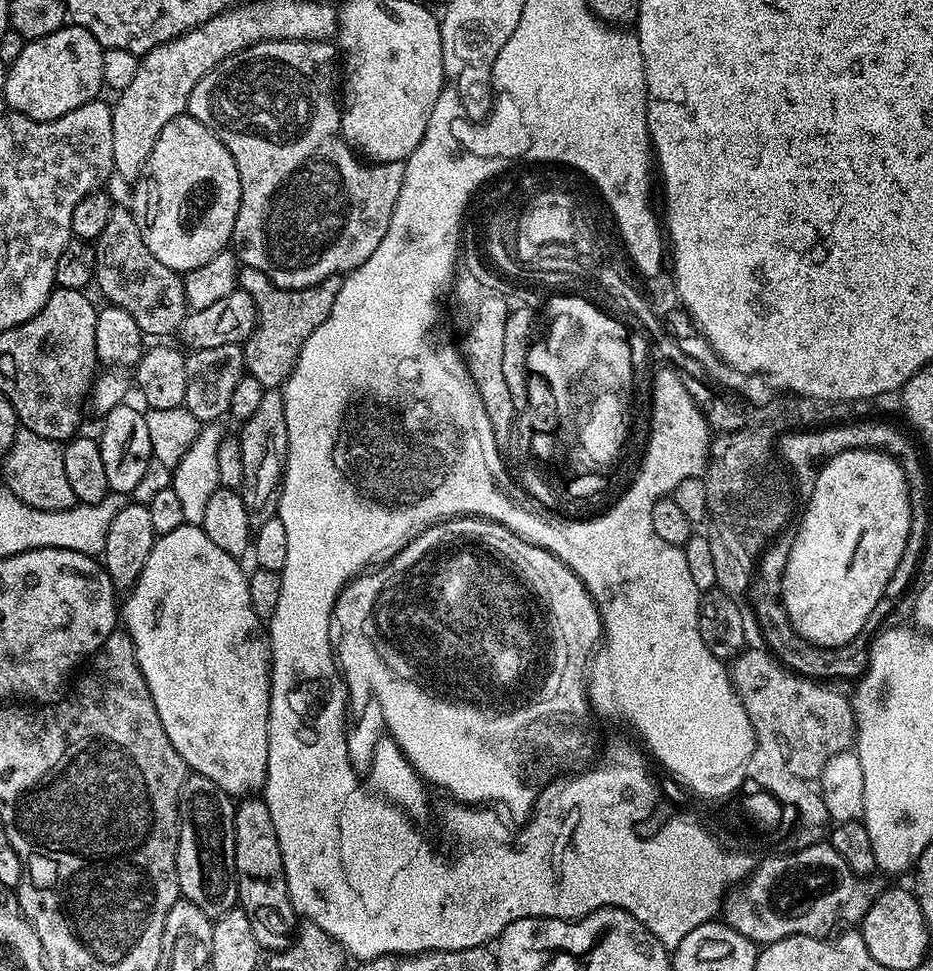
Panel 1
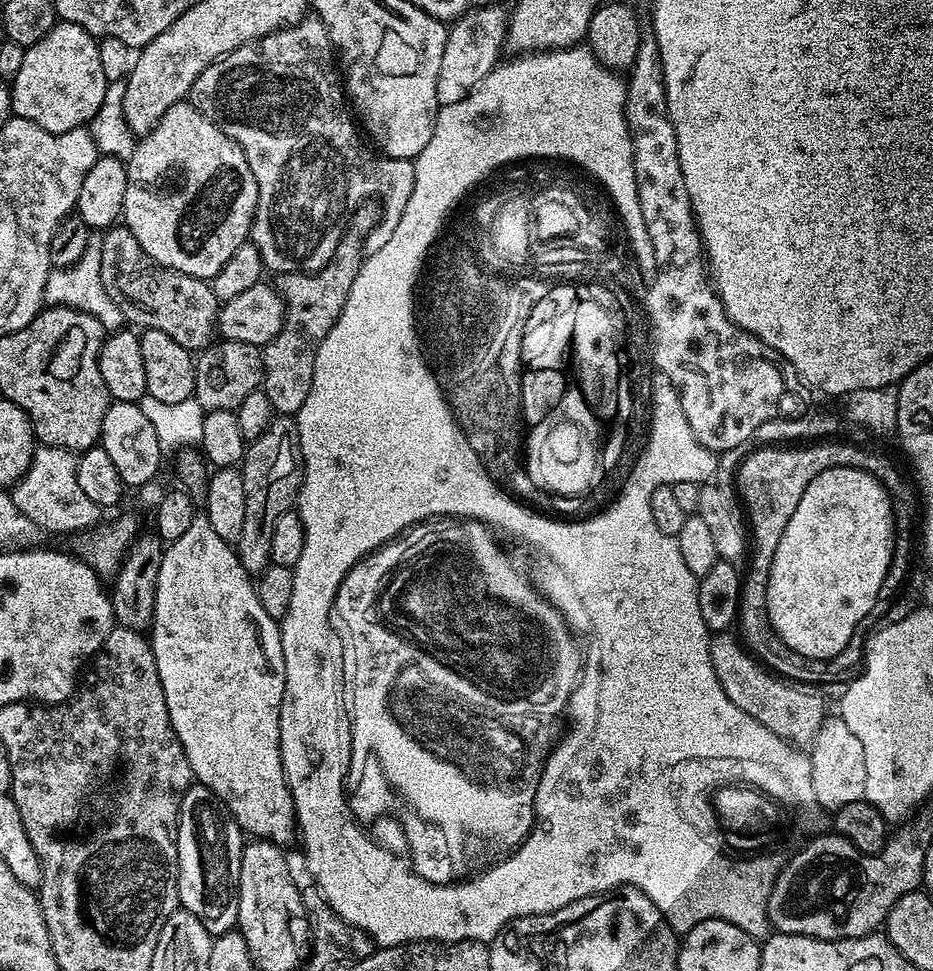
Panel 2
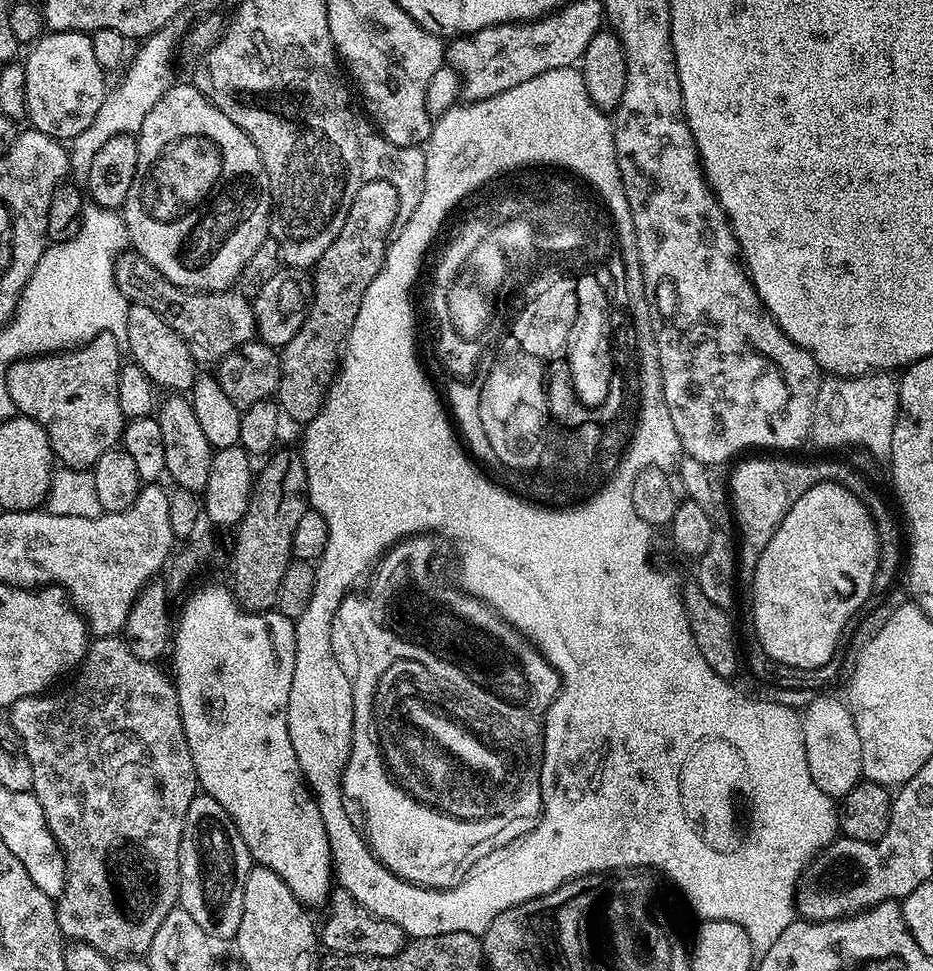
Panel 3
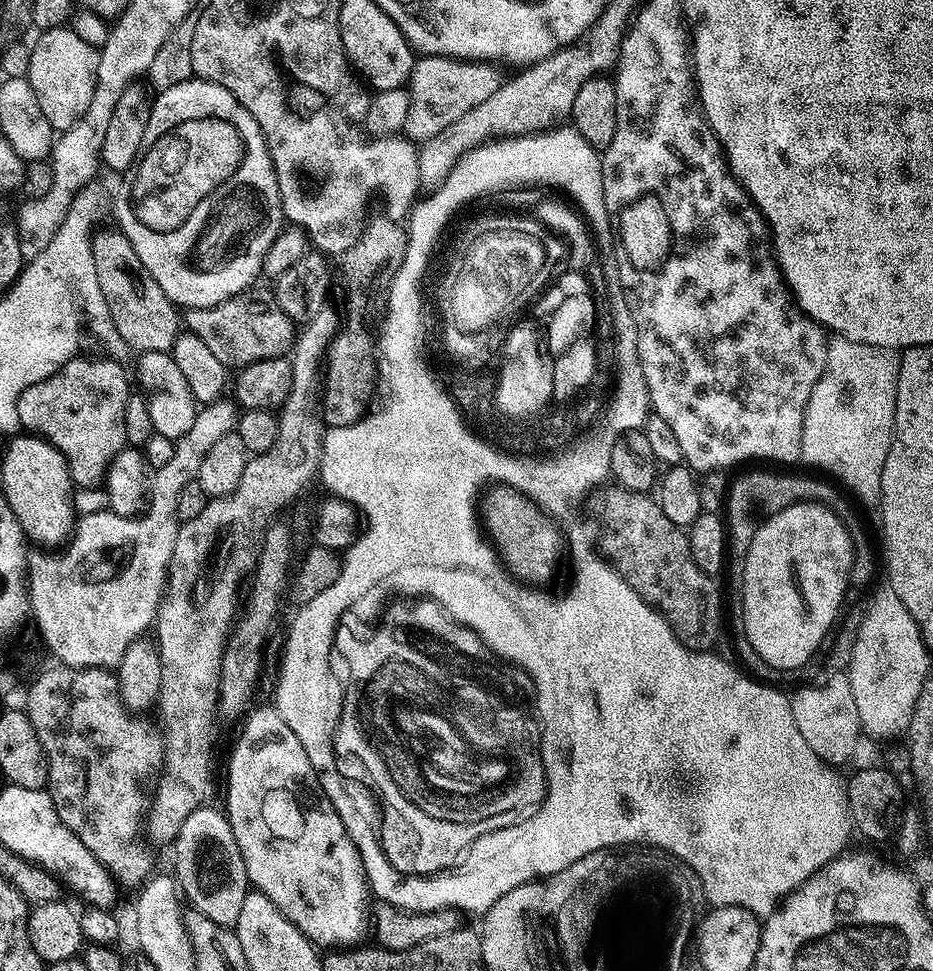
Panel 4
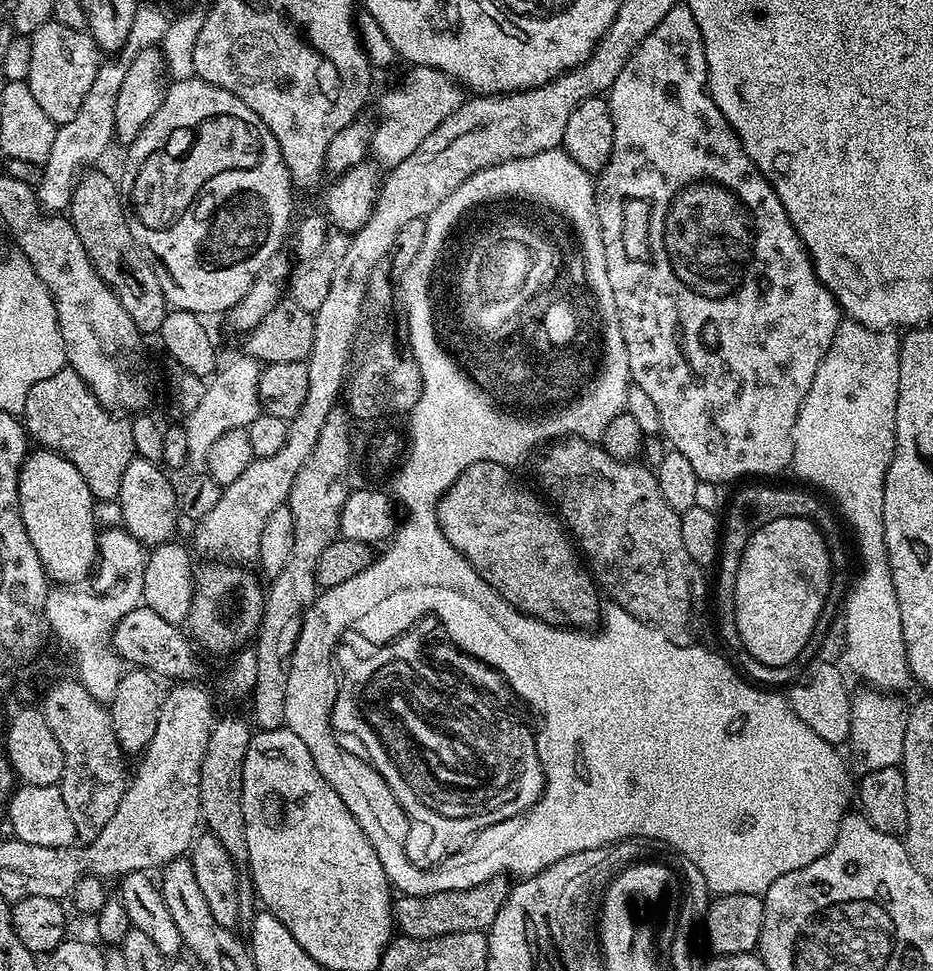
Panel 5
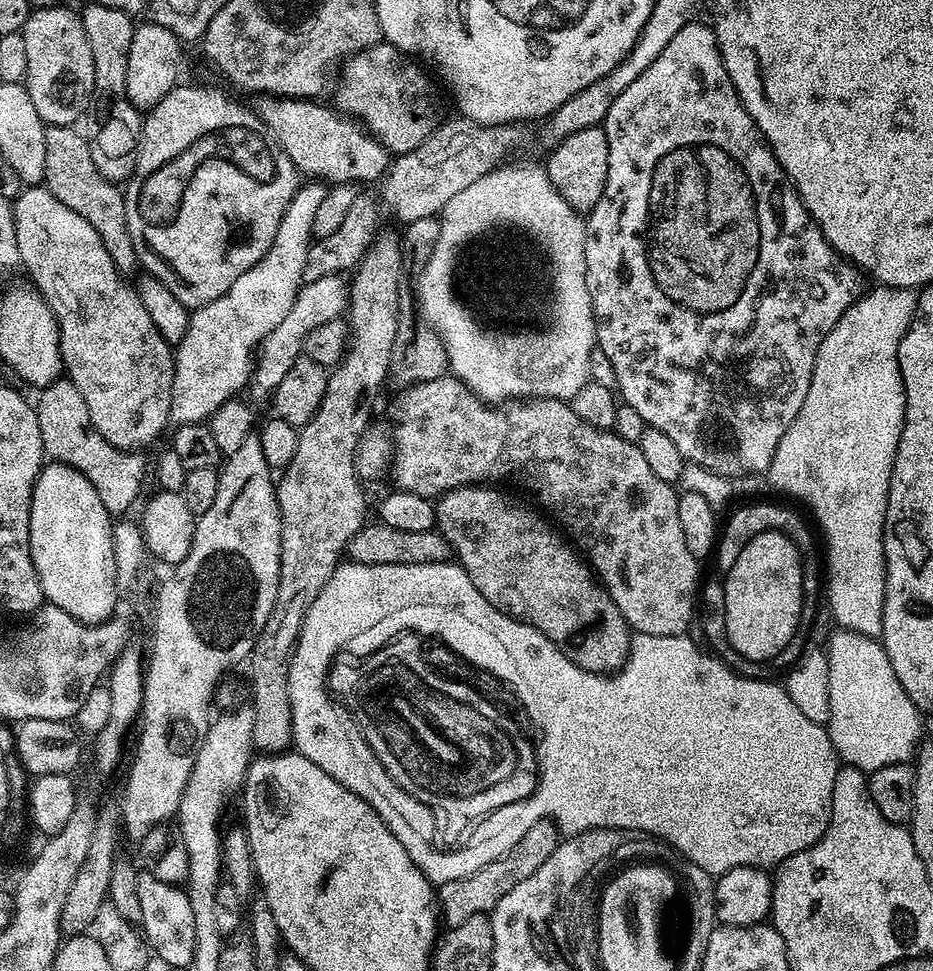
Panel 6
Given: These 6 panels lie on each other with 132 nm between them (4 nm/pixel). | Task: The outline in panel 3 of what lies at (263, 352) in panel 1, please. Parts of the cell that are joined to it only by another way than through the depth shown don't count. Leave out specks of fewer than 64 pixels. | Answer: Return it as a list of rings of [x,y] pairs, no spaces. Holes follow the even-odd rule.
[[[366,180],[358,194],[354,194],[354,202],[350,202],[350,210],[346,214],[346,222],[342,222],[342,230],[338,230],[338,238],[326,246],[326,254],[322,254],[314,266],[316,277],[313,275],[310,280],[308,313],[302,322],[302,330],[298,330],[298,334],[294,334],[294,338],[290,338],[288,345],[280,352],[280,385],[276,388],[275,395],[283,415],[287,419],[289,416],[290,419],[297,420],[300,426],[307,426],[324,405],[328,387],[336,378],[342,345],[358,318],[358,310],[370,282],[374,282],[376,275],[384,269],[390,237],[398,224],[396,216],[400,215],[398,190],[394,190],[394,186],[385,180]]]

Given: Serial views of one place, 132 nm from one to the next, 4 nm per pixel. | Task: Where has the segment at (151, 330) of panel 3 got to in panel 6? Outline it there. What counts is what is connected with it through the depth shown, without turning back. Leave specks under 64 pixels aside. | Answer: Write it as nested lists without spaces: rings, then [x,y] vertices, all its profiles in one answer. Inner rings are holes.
[[[67,124],[45,127],[46,166],[43,183],[48,192],[54,194],[58,202],[62,202],[62,206],[70,206],[74,214],[86,218],[86,222],[90,222],[90,226],[98,230],[98,238],[102,238],[102,246],[106,246],[110,258],[114,258],[116,269],[131,274],[132,271],[137,271],[138,261],[126,222],[123,191],[113,181],[98,174],[98,166],[94,166],[94,158],[90,154],[88,137],[83,131],[75,132],[76,130]]]

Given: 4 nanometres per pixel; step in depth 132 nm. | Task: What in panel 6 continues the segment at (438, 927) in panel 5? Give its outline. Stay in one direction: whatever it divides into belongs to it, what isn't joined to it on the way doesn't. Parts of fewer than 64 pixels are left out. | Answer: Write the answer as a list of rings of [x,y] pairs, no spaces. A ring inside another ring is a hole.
[[[541,820],[539,824],[530,826],[526,835],[519,842],[514,842],[514,846],[506,850],[506,854],[482,866],[482,870],[470,874],[470,878],[454,878],[454,882],[439,885],[438,912],[443,923],[445,920],[448,928],[457,928],[462,926],[462,922],[466,922],[466,918],[474,918],[474,914],[491,913],[498,902],[506,898],[506,894],[510,894],[510,890],[514,890],[518,882],[522,882],[522,878],[530,878],[530,874],[534,874],[534,870],[538,870],[538,866],[542,866],[542,862],[546,862],[550,854],[554,854],[561,839],[560,831],[551,820]]]

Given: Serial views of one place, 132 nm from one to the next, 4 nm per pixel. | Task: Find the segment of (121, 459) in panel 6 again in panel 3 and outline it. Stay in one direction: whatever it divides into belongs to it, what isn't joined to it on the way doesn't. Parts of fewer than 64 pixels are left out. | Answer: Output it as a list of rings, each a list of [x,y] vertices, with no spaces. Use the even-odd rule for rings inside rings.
[[[103,332],[92,340],[89,340],[87,344],[81,344],[75,348],[45,354],[43,356],[25,356],[22,360],[15,360],[6,370],[6,374],[4,375],[6,378],[6,390],[10,390],[10,398],[14,402],[16,412],[19,415],[28,416],[32,420],[37,420],[43,426],[48,435],[50,446],[52,447],[52,455],[63,467],[91,470],[95,468],[98,458],[102,458],[102,454],[106,454],[106,450],[117,447],[121,443],[126,418],[122,414],[122,406],[118,406],[118,374],[120,373],[122,363],[120,352],[122,352],[122,345],[114,338],[114,334]]]

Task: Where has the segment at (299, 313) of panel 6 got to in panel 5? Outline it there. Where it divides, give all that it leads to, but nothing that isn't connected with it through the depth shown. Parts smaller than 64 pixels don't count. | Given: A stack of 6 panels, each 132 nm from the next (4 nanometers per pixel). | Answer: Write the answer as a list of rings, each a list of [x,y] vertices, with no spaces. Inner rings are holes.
[[[240,354],[237,360],[230,361],[225,368],[223,365],[207,381],[207,388],[198,406],[182,420],[182,427],[186,430],[189,465],[203,465],[207,461],[210,446],[214,446],[216,439],[222,438],[226,430],[247,428],[250,422],[254,422],[254,418],[260,416],[262,409],[258,398],[258,386],[260,385],[261,367],[261,361],[247,354]]]

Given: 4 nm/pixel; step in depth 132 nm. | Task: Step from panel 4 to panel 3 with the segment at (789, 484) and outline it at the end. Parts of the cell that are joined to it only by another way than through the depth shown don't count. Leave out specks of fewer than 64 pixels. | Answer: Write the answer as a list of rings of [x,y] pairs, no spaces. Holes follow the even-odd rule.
[[[767,455],[757,456],[760,456],[757,460],[741,459],[741,464],[733,470],[732,477],[727,477],[726,480],[734,524],[736,520],[738,580],[741,585],[751,585],[758,558],[762,558],[766,542],[774,538],[774,530],[778,530],[782,518],[786,518],[790,506],[794,506],[794,502],[798,502],[798,498],[802,498],[802,494],[806,494],[806,490],[810,490],[814,485],[833,480],[835,484],[840,484],[853,492],[872,513],[872,520],[876,524],[876,533],[880,539],[880,565],[876,571],[876,588],[882,590],[891,586],[896,571],[899,568],[901,571],[902,568],[902,528],[898,523],[897,513],[894,508],[892,513],[887,498],[862,473],[855,472],[850,465],[839,464],[836,460],[767,460],[764,457]]]

